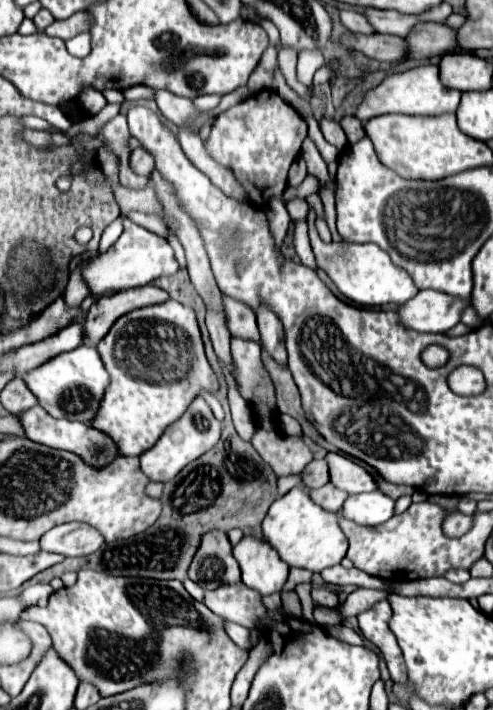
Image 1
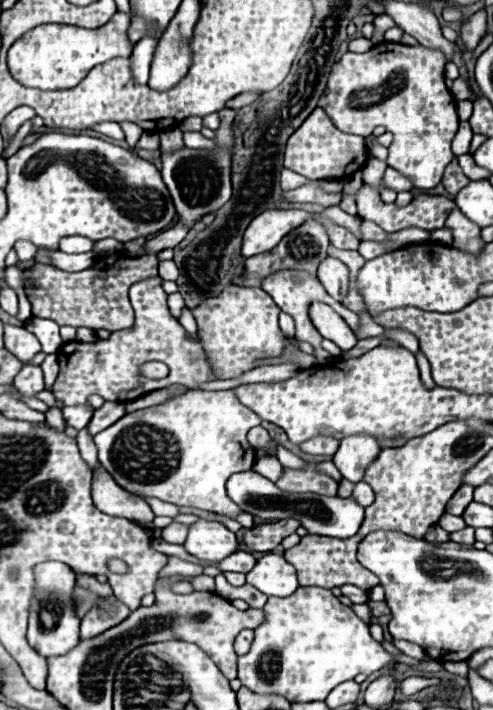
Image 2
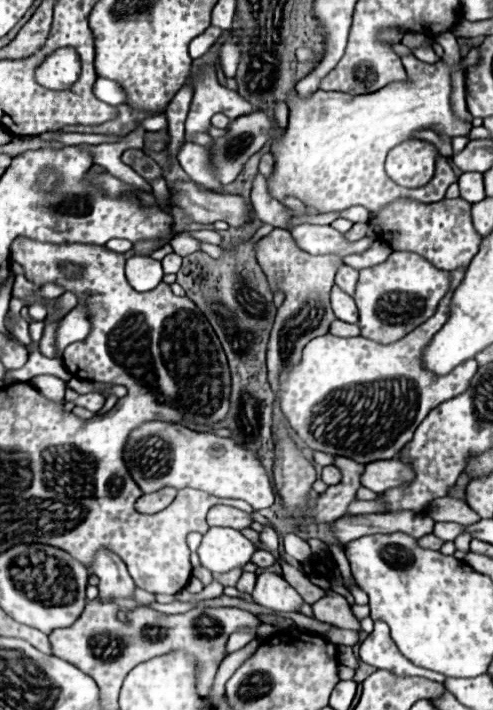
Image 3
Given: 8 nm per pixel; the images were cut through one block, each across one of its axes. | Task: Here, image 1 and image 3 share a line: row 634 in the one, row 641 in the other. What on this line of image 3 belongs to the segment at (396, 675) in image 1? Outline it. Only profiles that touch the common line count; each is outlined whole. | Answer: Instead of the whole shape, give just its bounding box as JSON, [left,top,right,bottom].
[360,622,446,684]

